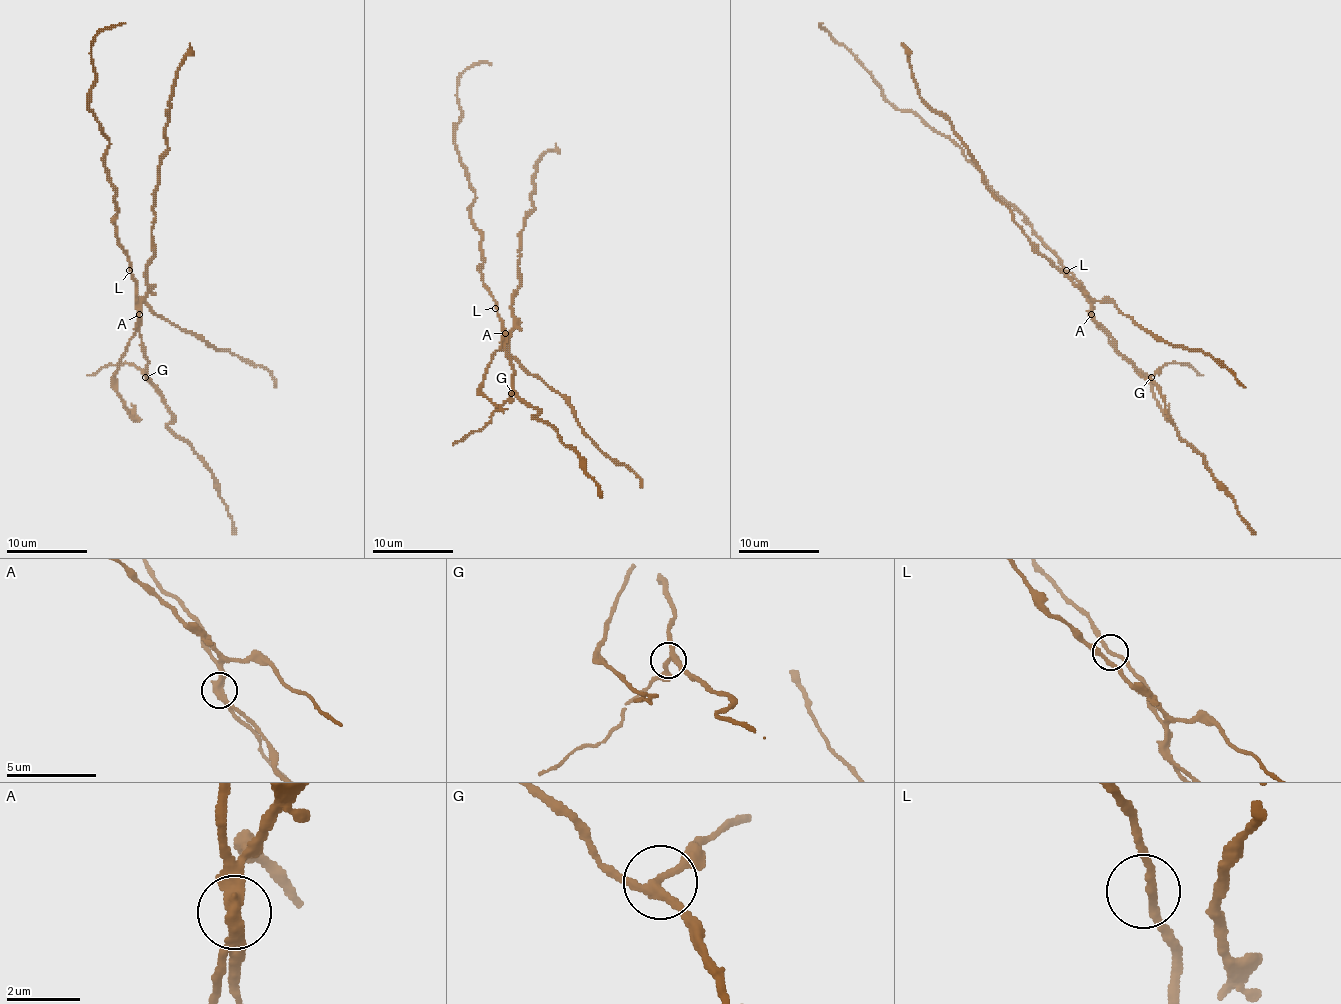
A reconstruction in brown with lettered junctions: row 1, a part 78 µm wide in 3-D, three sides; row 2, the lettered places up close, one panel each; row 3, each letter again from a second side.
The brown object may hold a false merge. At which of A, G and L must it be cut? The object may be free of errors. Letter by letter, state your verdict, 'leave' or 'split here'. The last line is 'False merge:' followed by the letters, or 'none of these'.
A: split here
G: leave
L: leave
False merge: A

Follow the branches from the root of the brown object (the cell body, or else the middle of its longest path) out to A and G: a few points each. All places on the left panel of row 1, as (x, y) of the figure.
A: (131, 270), (139, 315)
G: (131, 270), (131, 279), (135, 283), (139, 337), (147, 361), (145, 377)

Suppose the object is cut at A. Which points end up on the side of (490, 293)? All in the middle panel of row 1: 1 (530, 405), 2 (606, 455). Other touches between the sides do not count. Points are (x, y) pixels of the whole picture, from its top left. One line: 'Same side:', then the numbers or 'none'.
Same side: 1

